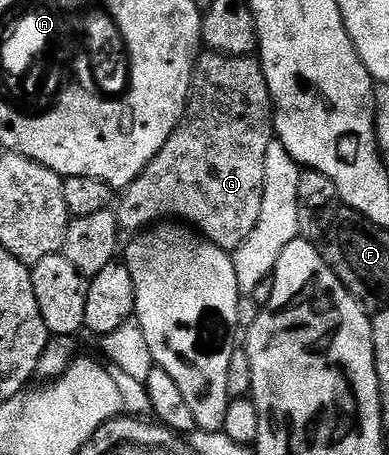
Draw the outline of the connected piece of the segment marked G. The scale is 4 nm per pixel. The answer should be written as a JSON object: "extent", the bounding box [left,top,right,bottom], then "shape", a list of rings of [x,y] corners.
{"extent":[116,53,275,250],"shape":[[[203,53],[194,63],[190,98],[178,126],[172,136],[168,136],[168,144],[160,148],[140,177],[121,191],[122,203],[116,206],[119,227],[123,231],[138,232],[159,220],[169,219],[166,218],[169,214],[175,214],[178,218],[191,218],[195,222],[193,225],[223,250],[237,250],[260,220],[264,196],[264,156],[268,156],[268,144],[275,138],[274,101],[264,68],[257,57]]]}

